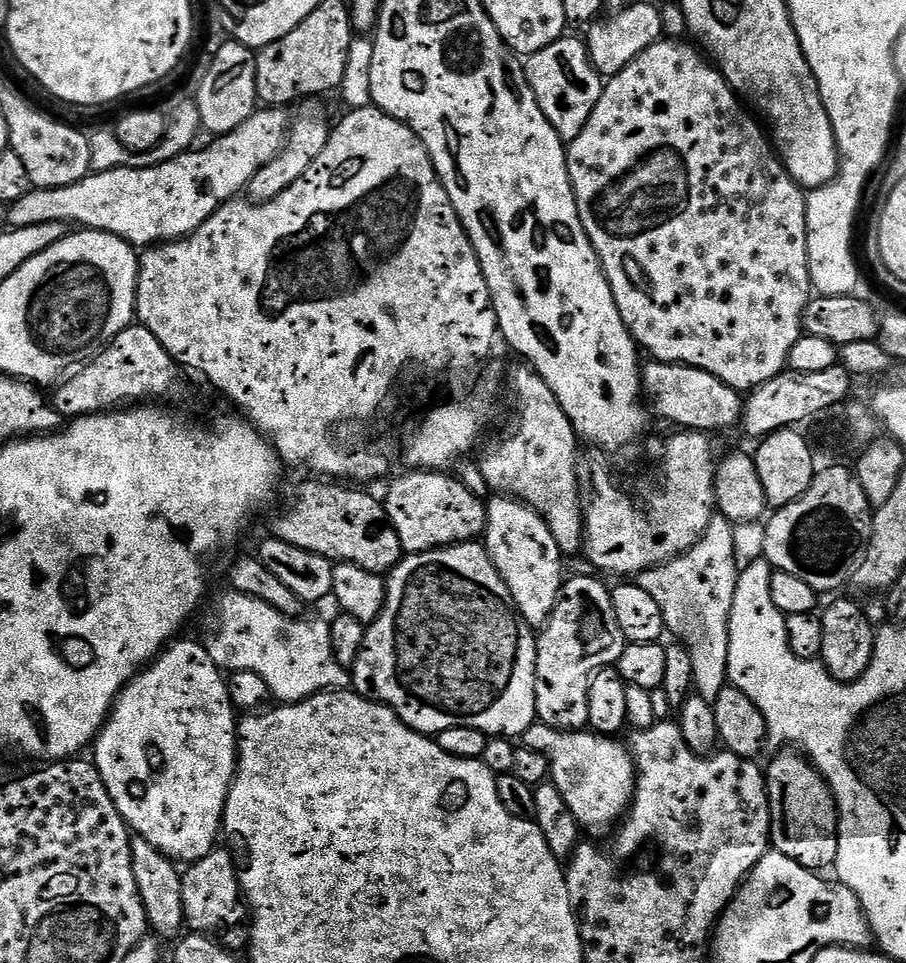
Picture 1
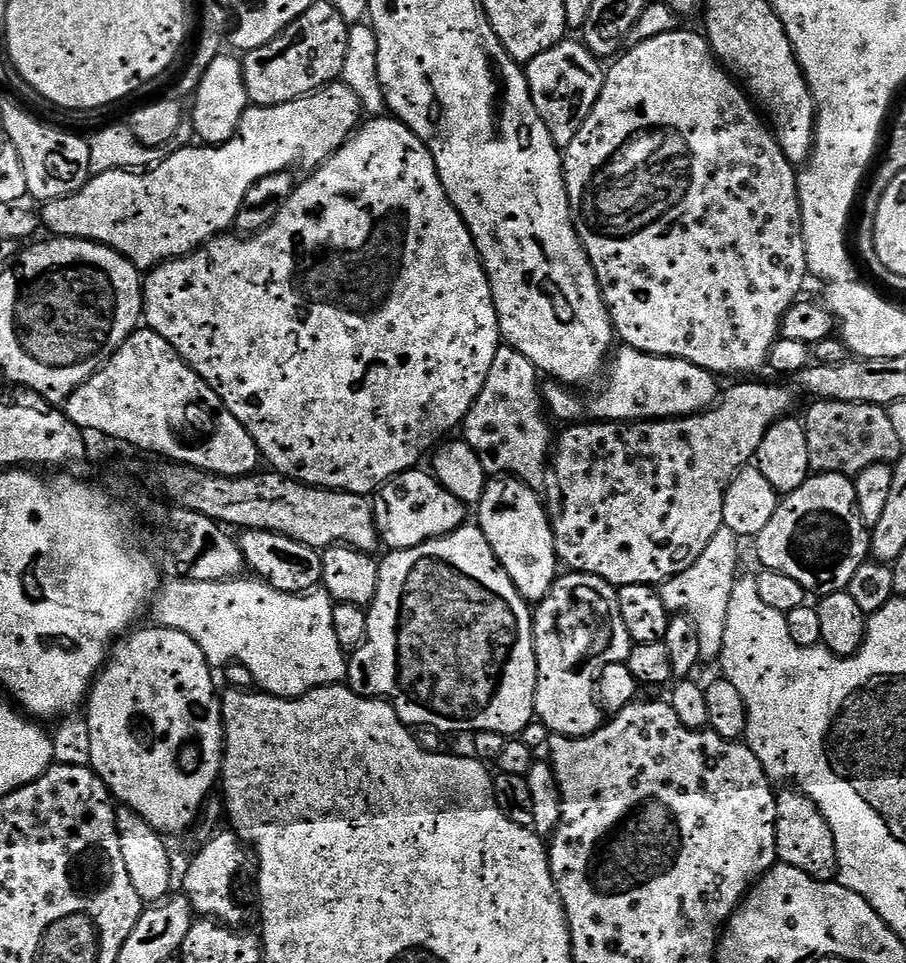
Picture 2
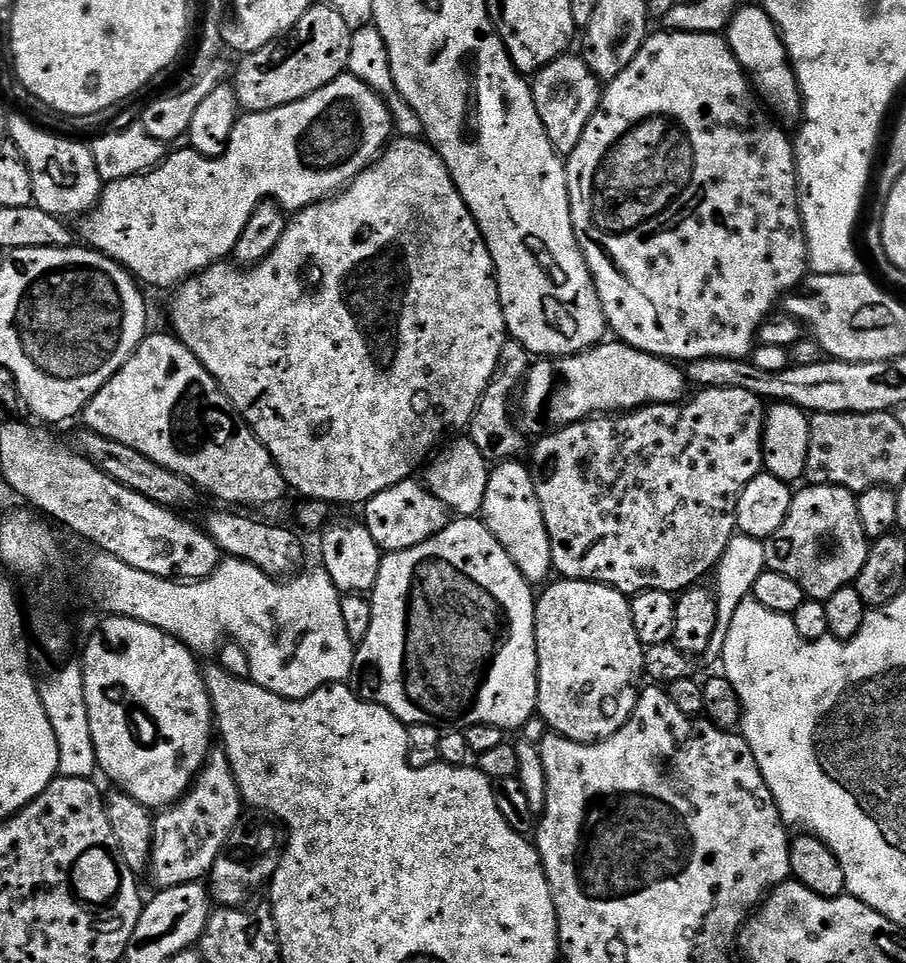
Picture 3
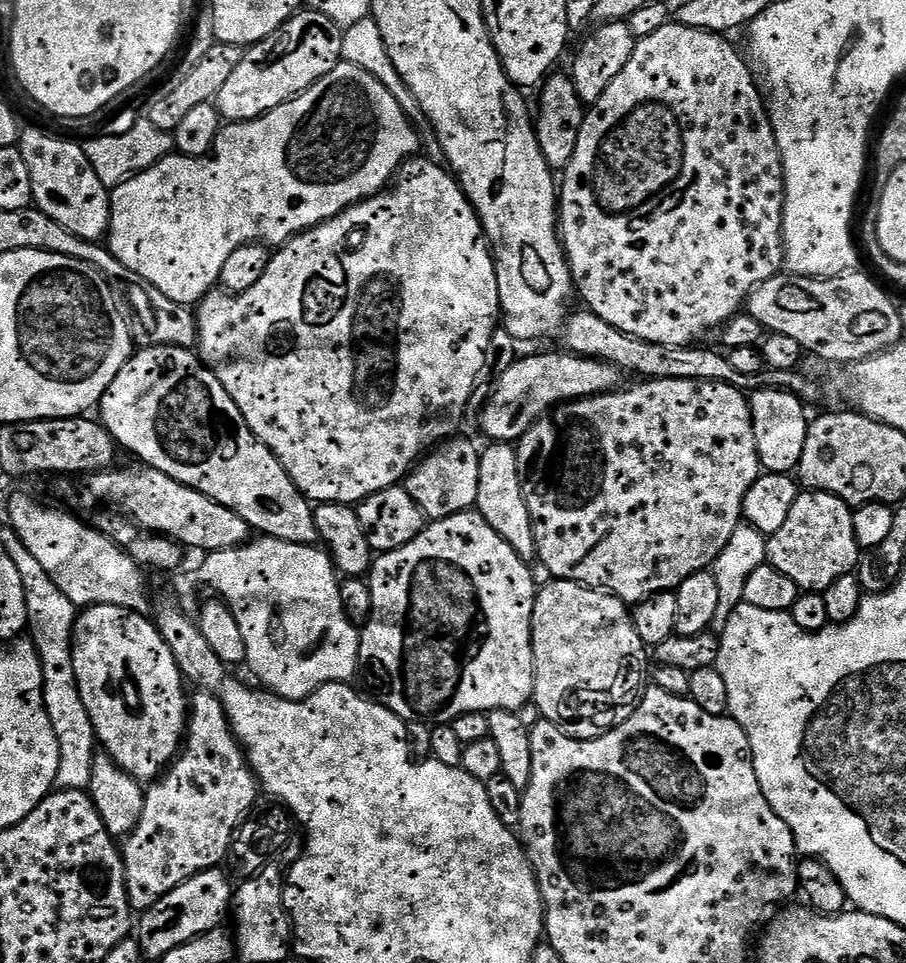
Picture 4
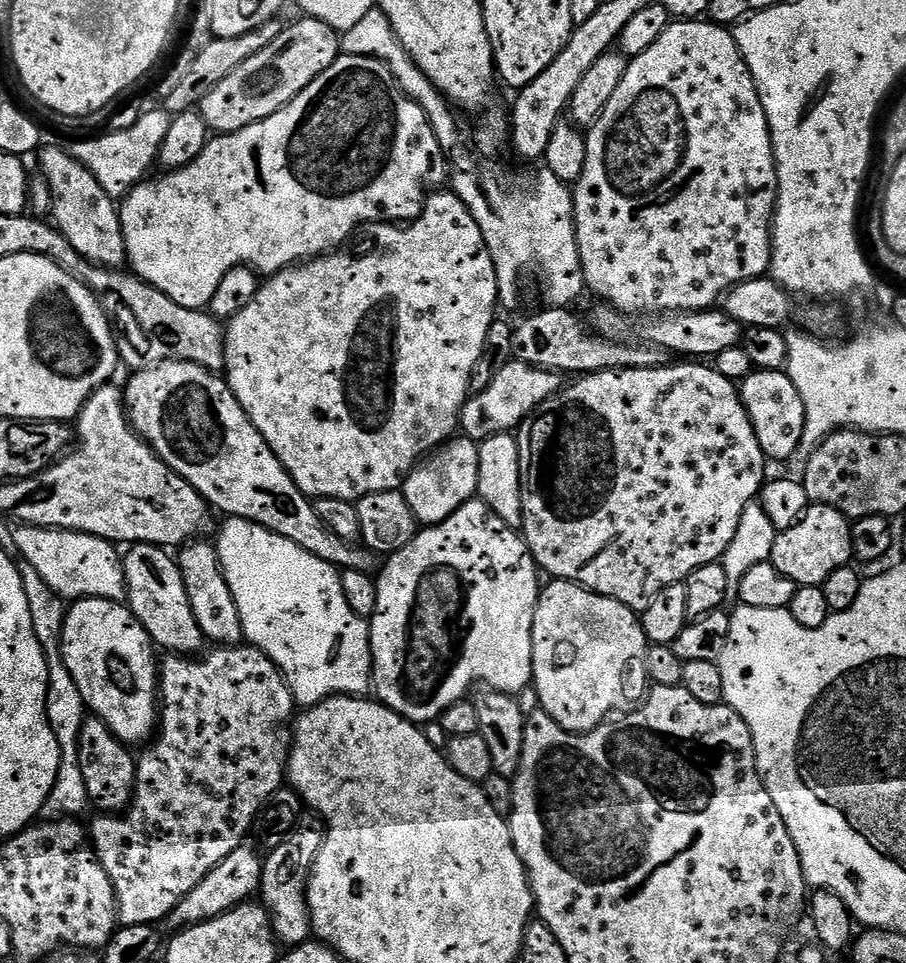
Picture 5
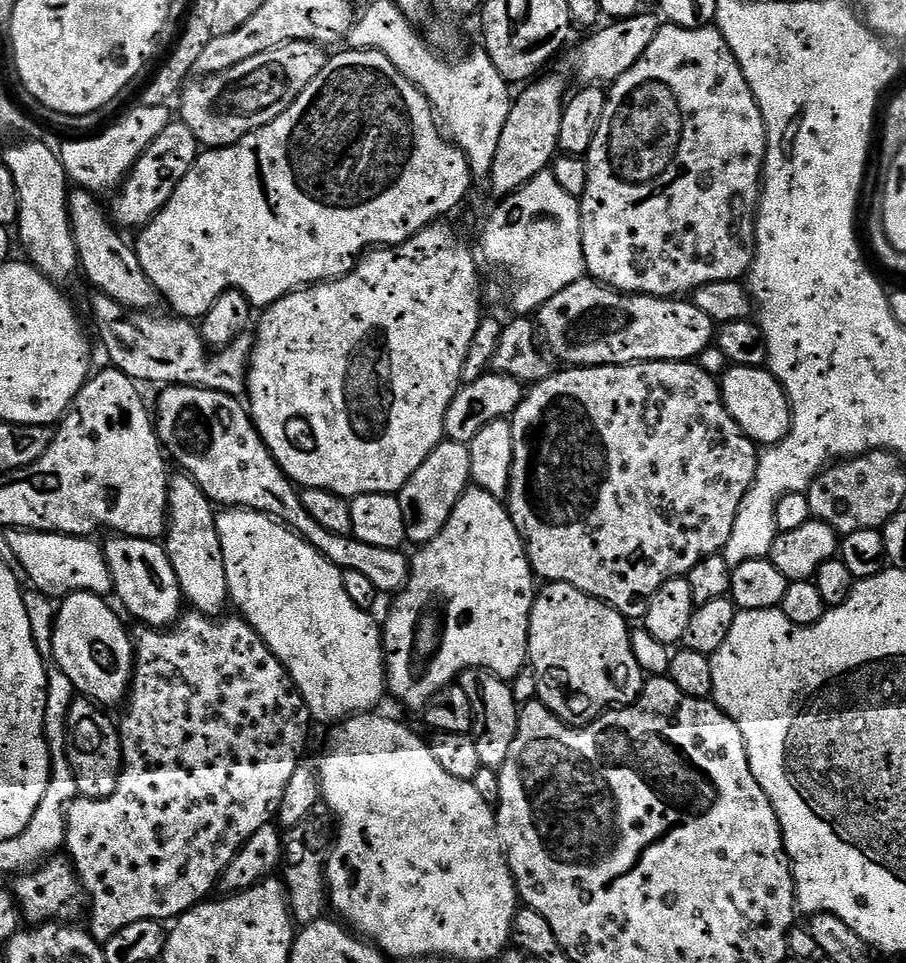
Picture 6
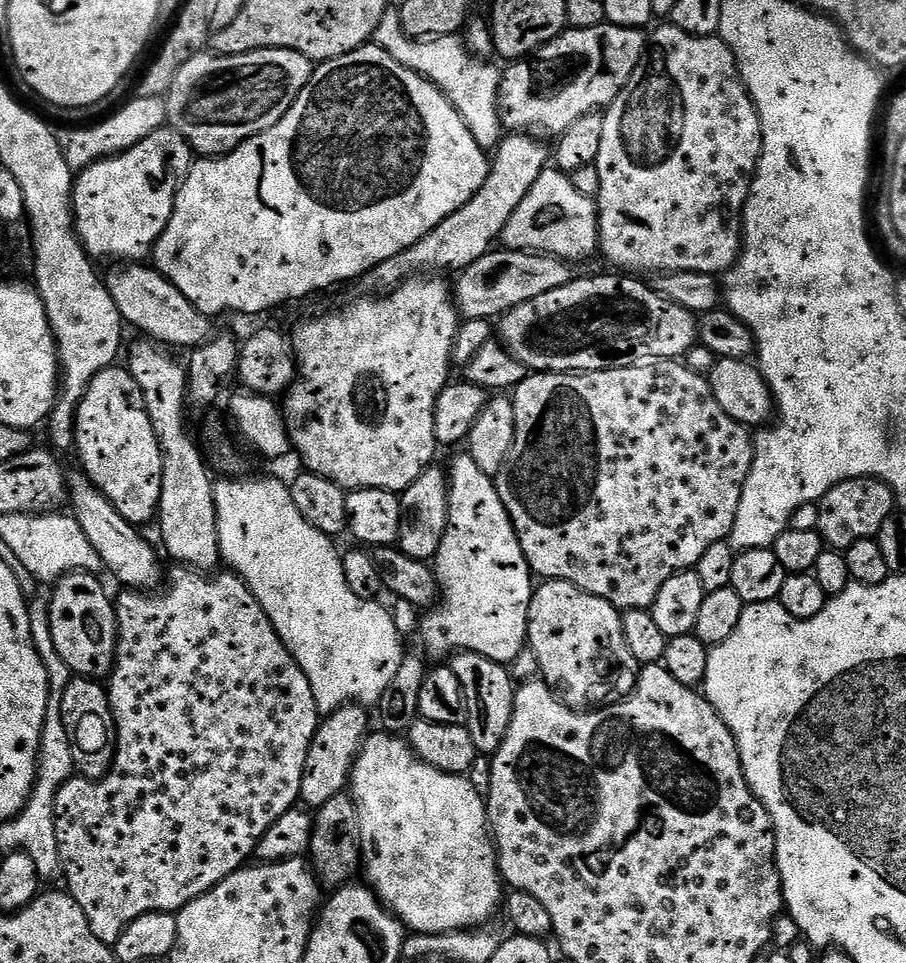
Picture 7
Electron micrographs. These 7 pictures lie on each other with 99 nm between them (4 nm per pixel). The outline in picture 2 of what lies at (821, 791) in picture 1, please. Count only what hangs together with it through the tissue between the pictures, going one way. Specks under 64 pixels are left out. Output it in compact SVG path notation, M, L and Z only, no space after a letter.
M788 790L792 792L780 792L776 798L776 805L778 806L778 818L776 819L776 855L779 863L789 864L794 866L798 870L802 870L806 874L810 874L815 880L832 880L838 872L838 854L836 853L836 843L834 842L834 830L830 830L830 826L826 822L826 818L818 810L818 806L809 796L805 796L803 792L799 790Z

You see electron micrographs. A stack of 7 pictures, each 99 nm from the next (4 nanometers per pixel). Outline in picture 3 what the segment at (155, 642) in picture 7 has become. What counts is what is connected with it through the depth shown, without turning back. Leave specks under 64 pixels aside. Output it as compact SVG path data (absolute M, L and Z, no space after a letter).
M223 750L213 751L208 763L200 769L199 776L192 781L192 787L175 804L169 804L167 808L155 813L152 822L154 838L150 857L150 877L152 876L153 882L156 883L155 887L173 888L203 881L227 846L230 834L240 823L242 819L240 808L242 809L242 801L238 782L232 773L228 756Z

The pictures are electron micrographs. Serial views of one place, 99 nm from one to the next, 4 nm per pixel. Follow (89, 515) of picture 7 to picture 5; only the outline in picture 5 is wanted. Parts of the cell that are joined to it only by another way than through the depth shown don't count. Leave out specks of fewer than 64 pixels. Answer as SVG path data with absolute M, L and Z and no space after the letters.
M134 544L123 553L122 559L126 604L138 622L142 622L148 639L157 649L165 648L163 651L168 654L192 656L199 653L206 641L194 618L194 610L190 610L186 582L182 582L180 566L173 553L159 548L157 544Z

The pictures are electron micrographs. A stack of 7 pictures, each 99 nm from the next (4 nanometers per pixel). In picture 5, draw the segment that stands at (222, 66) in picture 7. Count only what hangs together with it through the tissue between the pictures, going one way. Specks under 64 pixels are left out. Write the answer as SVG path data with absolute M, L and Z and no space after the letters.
M299 18L292 25L281 27L278 38L266 46L266 50L258 50L234 74L229 74L223 82L218 82L206 98L202 98L199 114L213 133L223 134L237 132L259 120L270 118L282 106L286 106L322 70L329 68L342 54L340 50L341 33L335 32L326 22L311 18Z

